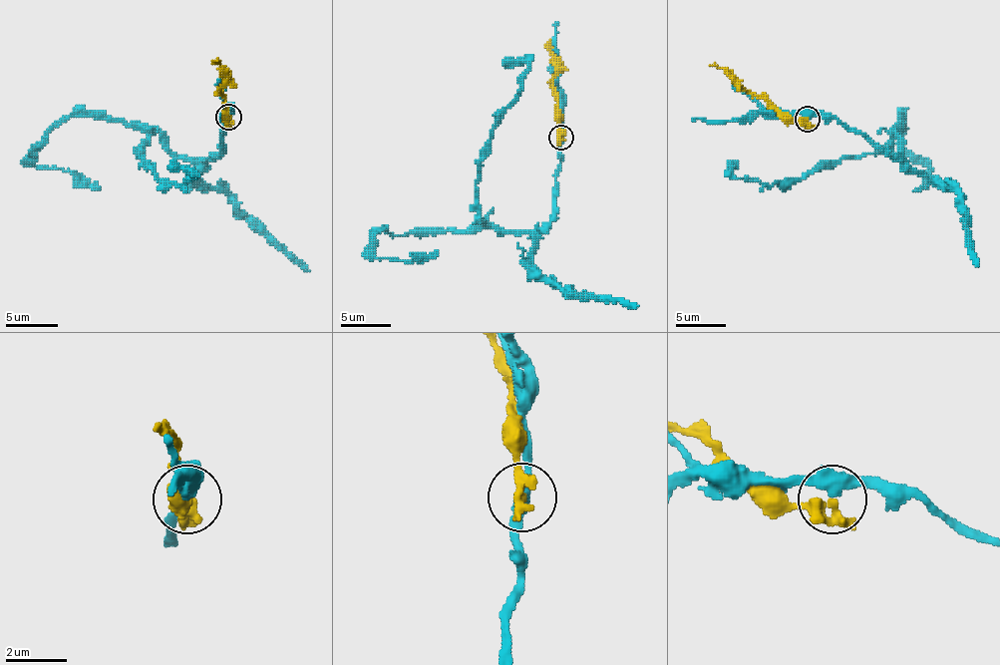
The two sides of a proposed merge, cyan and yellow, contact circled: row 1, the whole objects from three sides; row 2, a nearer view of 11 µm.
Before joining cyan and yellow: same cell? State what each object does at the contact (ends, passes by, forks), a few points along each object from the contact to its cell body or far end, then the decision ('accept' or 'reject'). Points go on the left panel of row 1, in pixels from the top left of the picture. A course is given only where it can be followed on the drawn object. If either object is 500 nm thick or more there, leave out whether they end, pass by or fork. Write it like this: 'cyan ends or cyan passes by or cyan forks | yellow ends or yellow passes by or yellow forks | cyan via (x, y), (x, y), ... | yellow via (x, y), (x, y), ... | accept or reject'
cyan passes by | yellow ends | cyan via (228, 116), (222, 150), (199, 161), (155, 132), (139, 153), (160, 181), (193, 176), (170, 161) | yellow via (228, 116), (220, 95), (222, 66), (217, 61) | reject

